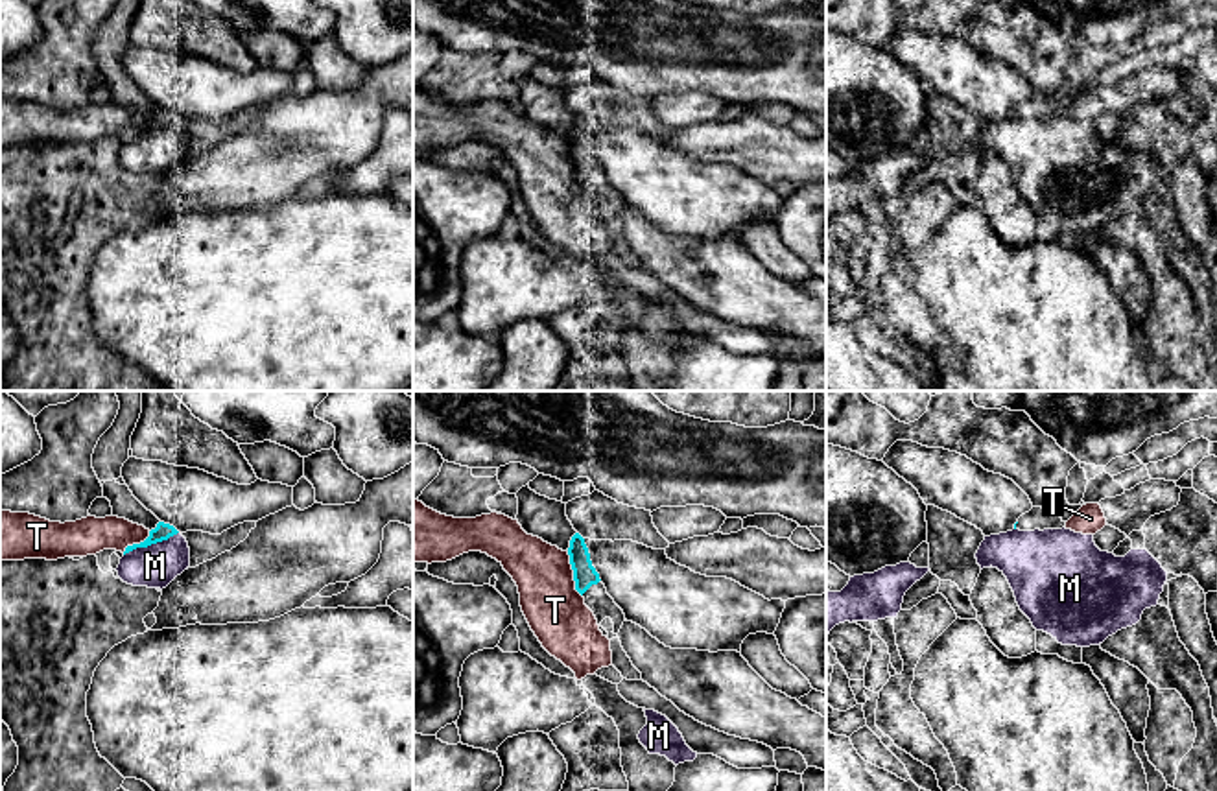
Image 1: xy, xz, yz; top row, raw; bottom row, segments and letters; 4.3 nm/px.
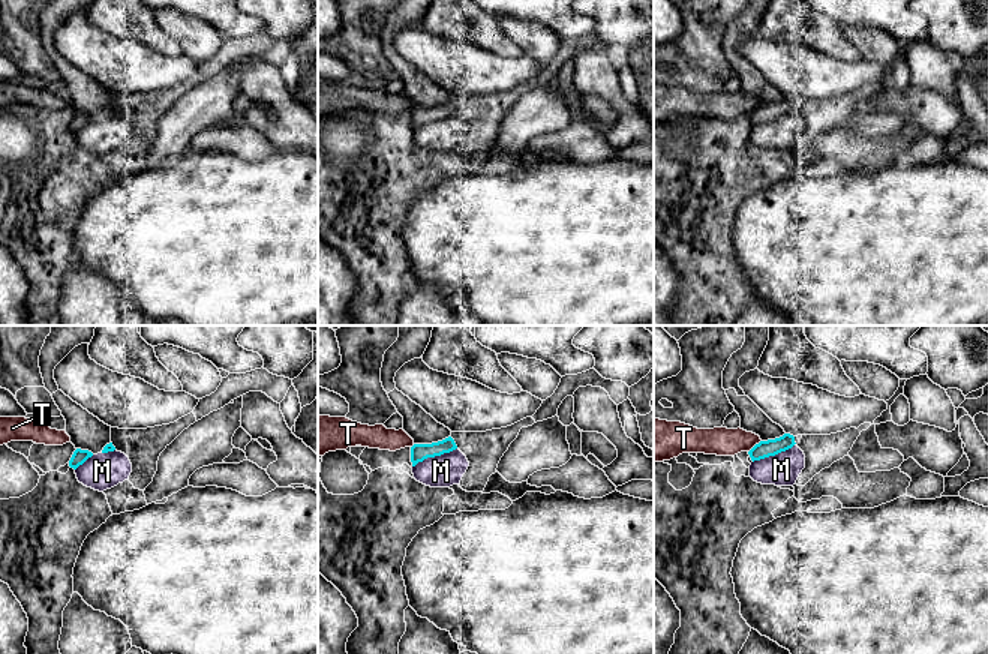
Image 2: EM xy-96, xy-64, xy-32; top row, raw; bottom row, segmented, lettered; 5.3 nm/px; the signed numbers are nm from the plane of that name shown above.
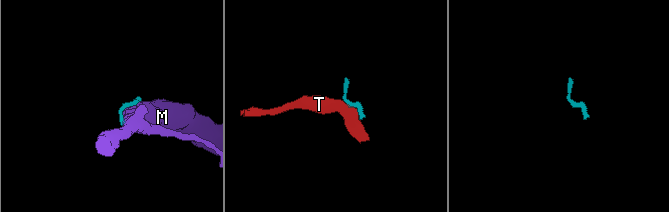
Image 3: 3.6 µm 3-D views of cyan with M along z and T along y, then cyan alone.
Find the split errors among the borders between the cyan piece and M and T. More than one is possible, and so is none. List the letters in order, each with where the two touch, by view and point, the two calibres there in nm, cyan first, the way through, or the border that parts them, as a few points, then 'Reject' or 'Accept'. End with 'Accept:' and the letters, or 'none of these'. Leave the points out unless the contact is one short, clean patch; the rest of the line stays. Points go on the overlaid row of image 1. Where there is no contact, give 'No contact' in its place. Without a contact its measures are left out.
M: Touches cyan at xy (150, 544). Thickness 80 nm (cyan) against 190 nm. Reject
T: Touches cyan at xz (574, 574). Thickness 100 nm (cyan) against 260 nm. Reject
Accept: none of these

